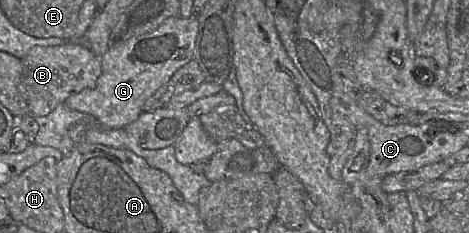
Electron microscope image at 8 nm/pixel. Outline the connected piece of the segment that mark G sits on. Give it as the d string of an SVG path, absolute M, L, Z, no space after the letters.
M177 16L167 18L152 32L110 45L101 56L101 74L95 86L73 93L64 103L73 110L93 116L104 128L123 129L139 117L145 102L156 90L167 83L179 68L193 59L197 34L197 16Z

